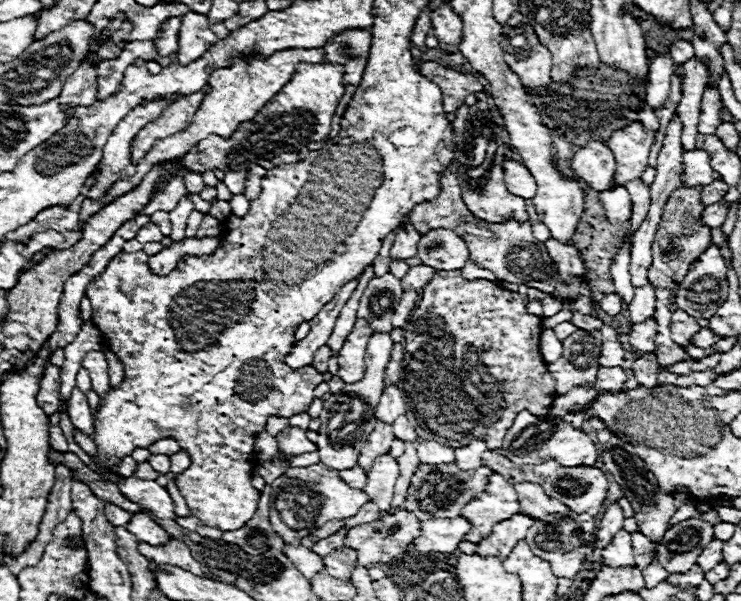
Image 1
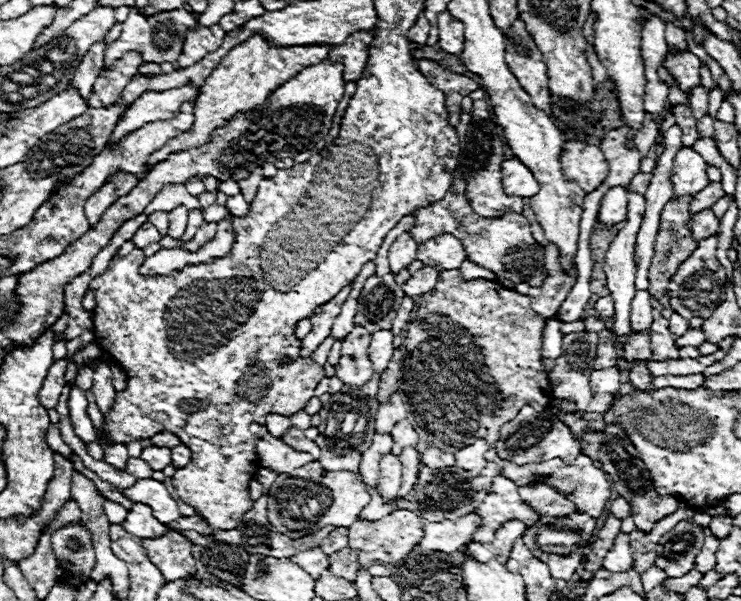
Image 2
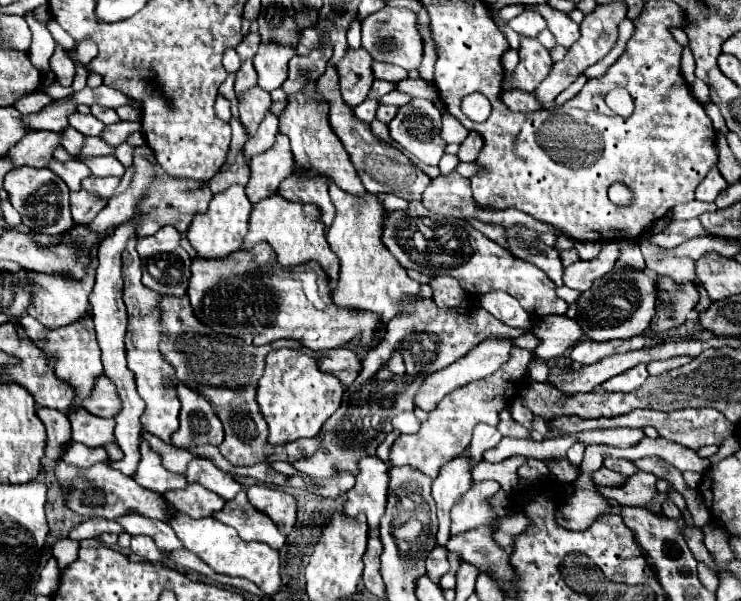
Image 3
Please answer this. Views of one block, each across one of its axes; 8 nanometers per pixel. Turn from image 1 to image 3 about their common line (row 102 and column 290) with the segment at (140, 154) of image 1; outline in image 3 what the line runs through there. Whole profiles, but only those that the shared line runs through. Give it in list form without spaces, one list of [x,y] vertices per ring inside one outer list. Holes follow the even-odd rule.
[[[290,174],[278,190],[280,196],[284,196],[290,202],[300,204],[316,204],[322,212],[322,220],[326,228],[332,224],[334,218],[334,204],[328,196],[328,182],[326,178],[296,178],[296,174]]]

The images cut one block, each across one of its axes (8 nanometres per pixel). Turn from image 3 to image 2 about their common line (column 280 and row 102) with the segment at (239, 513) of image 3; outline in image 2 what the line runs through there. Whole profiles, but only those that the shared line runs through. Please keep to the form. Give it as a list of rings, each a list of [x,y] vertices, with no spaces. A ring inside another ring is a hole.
[[[518,18],[506,32],[506,64],[518,76],[522,88],[532,96],[536,108],[550,112],[550,90],[546,62],[526,24]]]

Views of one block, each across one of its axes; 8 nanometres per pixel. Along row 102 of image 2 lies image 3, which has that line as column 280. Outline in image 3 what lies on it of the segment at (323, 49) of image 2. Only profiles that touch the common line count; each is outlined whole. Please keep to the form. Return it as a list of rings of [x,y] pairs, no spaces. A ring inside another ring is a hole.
[[[272,194],[270,198],[264,198],[264,202],[258,202],[254,206],[250,216],[250,228],[244,236],[244,248],[254,248],[258,242],[266,240],[276,250],[278,262],[282,266],[298,266],[308,260],[316,260],[330,276],[330,284],[336,286],[340,260],[336,258],[336,254],[332,254],[332,250],[328,250],[324,234],[326,226],[324,222],[320,222],[320,214],[316,214],[314,206],[296,206],[294,202],[280,198],[280,194]]]

